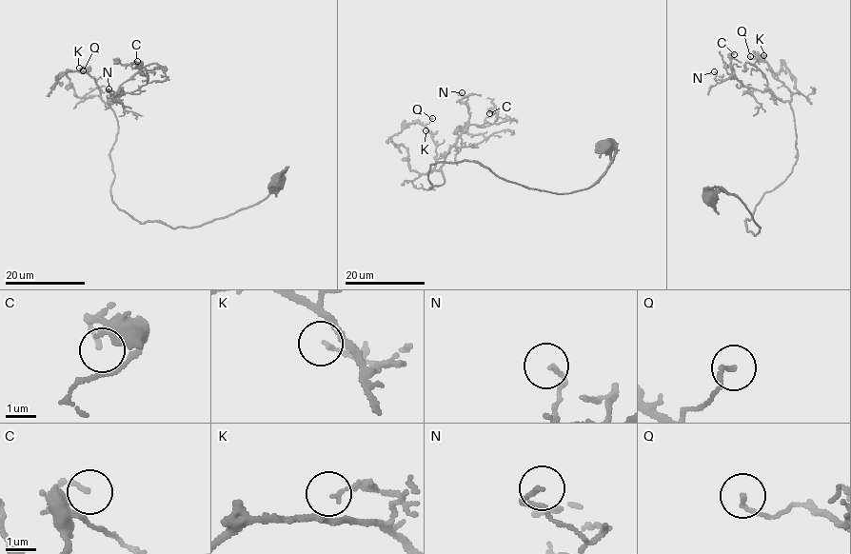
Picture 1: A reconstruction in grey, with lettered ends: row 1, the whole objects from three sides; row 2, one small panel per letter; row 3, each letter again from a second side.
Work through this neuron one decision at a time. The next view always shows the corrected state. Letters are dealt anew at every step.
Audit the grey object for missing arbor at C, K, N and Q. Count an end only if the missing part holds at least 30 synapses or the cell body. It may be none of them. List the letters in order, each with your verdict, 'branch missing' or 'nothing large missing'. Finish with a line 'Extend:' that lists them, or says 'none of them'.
C: nothing large missing
K: nothing large missing
N: nothing large missing
Q: nothing large missing
Extend: none of them

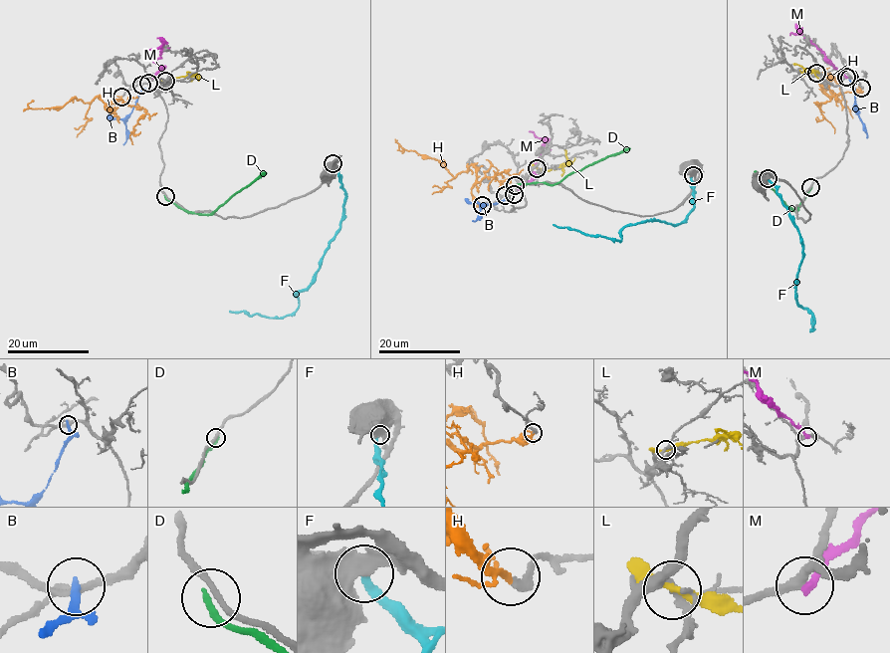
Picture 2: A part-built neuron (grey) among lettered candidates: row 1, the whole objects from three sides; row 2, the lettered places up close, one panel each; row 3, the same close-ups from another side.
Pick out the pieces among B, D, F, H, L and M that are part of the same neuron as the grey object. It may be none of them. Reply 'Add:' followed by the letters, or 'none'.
Add: H

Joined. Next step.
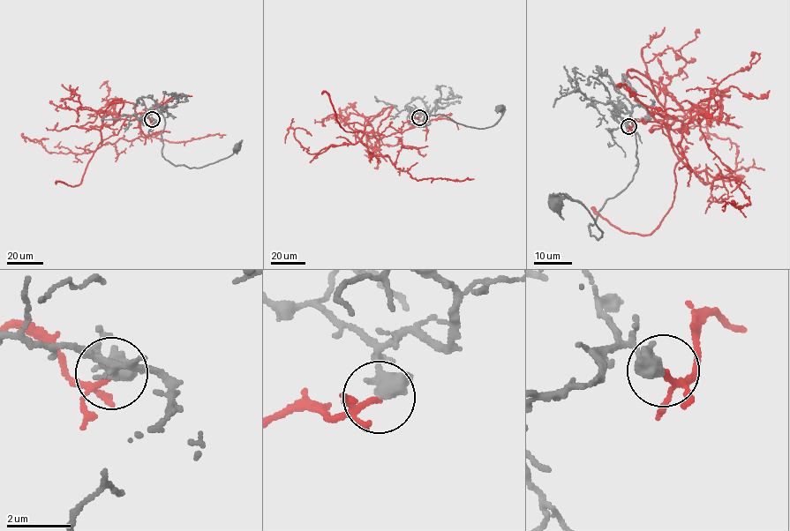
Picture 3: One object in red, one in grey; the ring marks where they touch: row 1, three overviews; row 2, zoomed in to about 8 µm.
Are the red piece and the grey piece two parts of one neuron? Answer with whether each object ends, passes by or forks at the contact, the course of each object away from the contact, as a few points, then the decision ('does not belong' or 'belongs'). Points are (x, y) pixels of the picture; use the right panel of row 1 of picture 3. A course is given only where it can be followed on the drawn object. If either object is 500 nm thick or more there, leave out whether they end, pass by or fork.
red forks there; grey passes by; red runs (628, 126), (663, 123), (682, 158), (666, 127), (700, 121), (722, 91), (690, 111), (690, 171), (678, 169); grey runs (628, 126), (620, 118), (648, 110), (631, 115), (634, 178), (588, 227), (601, 236), (580, 203), (557, 203); does not belong

